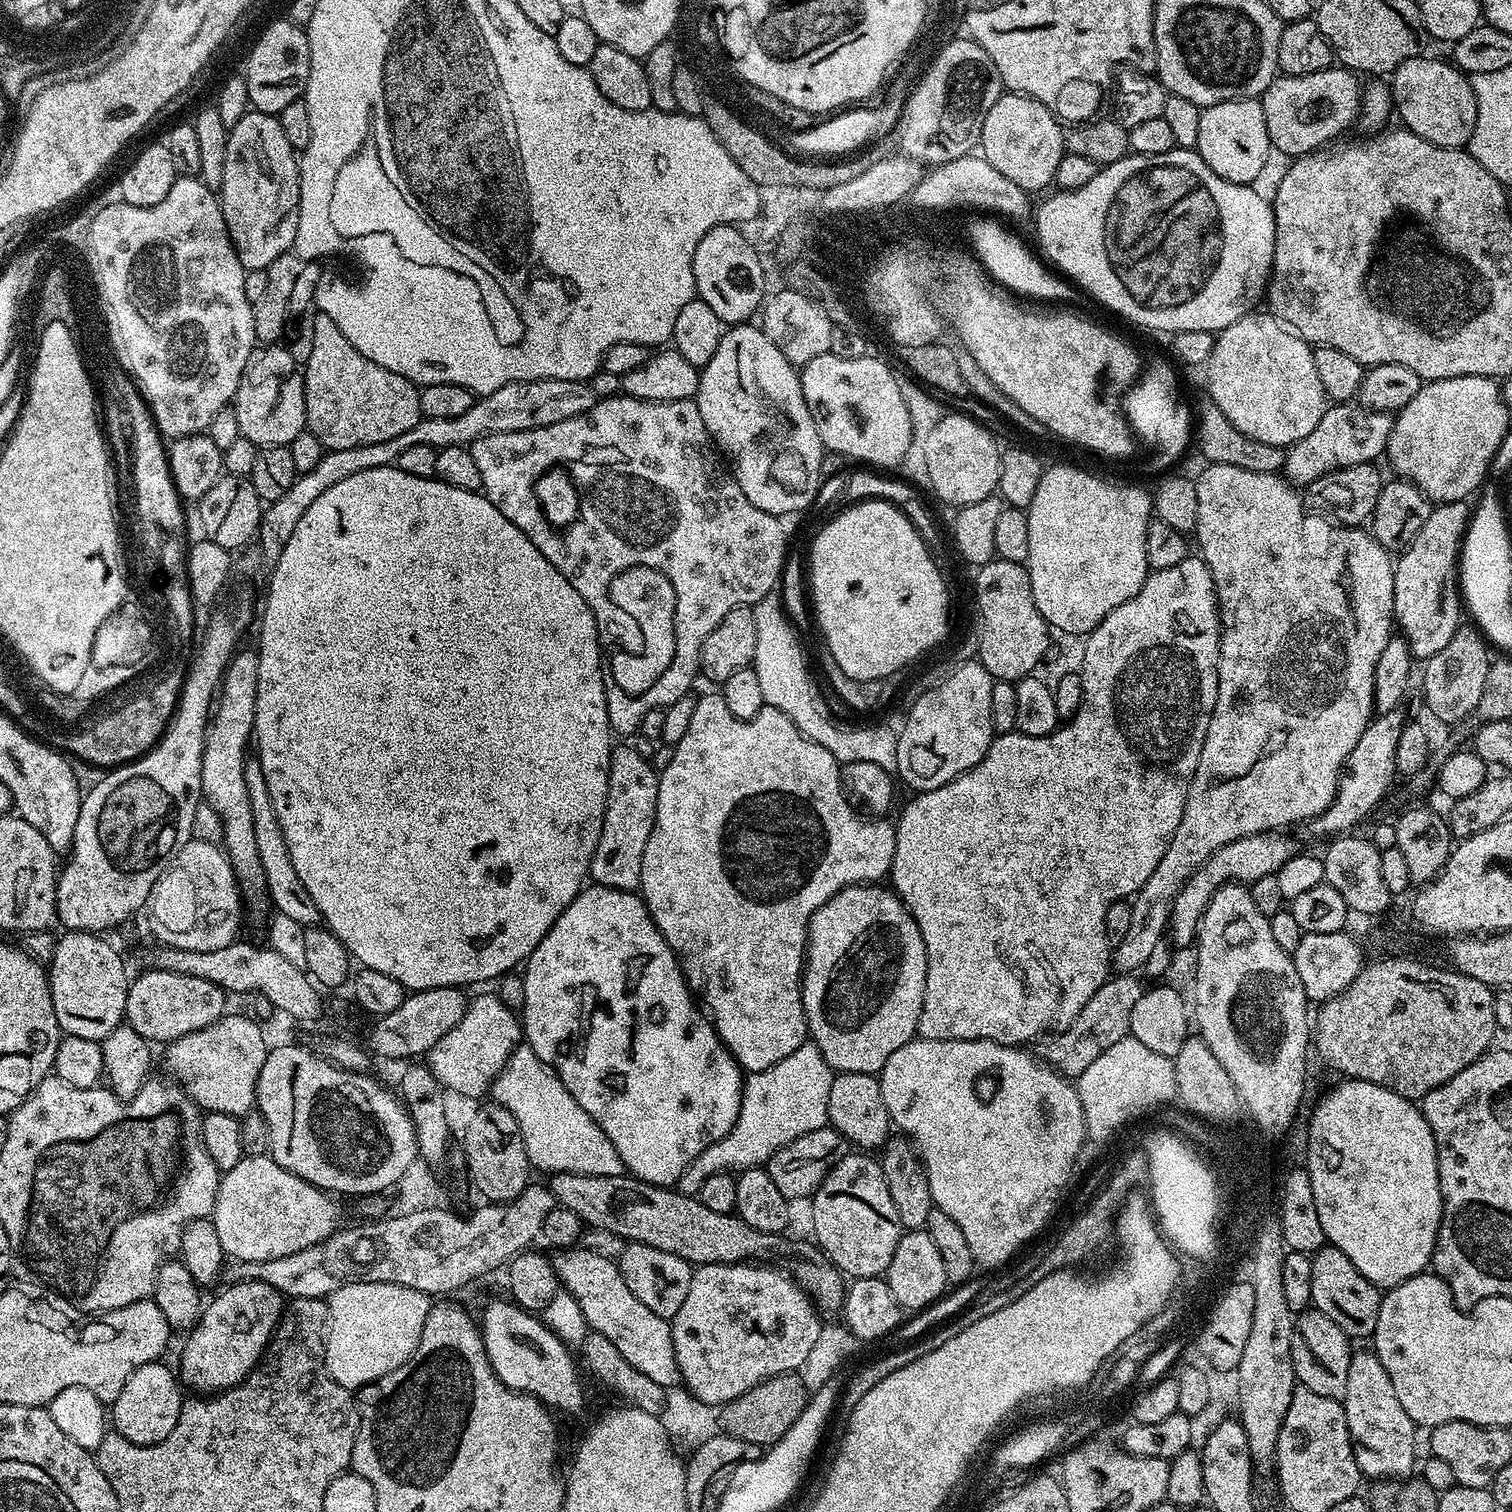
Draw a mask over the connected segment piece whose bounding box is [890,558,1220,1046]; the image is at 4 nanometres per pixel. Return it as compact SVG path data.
M1189 558L1166 570L1149 571L1142 590L1138 590L1134 598L1122 602L1118 610L1110 610L1096 629L1088 633L1083 644L1082 702L1071 720L1061 723L1048 736L1027 736L1019 730L993 735L982 762L946 782L946 786L913 795L913 800L901 810L900 820L895 821L896 845L890 884L908 913L915 918L928 959L922 1014L916 1027L919 1039L989 1040L1024 1046L1043 1028L1051 1024L1067 1026L1076 1019L1086 1002L1110 976L1106 910L1110 910L1115 900L1135 896L1146 878L1154 874L1158 862L1162 862L1162 854L1166 854L1166 846L1170 846L1174 830L1178 830L1178 822L1182 822L1188 787L1196 773L1214 702L1218 698L1220 608L1216 605L1216 587L1207 564L1203 559Z

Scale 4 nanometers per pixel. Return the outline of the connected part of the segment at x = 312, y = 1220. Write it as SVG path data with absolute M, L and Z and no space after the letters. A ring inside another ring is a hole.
M271 1155L245 1156L221 1175L220 1189L210 1219L214 1230L218 1230L222 1250L233 1261L286 1258L286 1254L298 1254L298 1250L306 1250L306 1246L314 1246L330 1238L341 1227L340 1208L332 1200L335 1199L324 1189L316 1188L310 1182L290 1174L290 1170L278 1166Z

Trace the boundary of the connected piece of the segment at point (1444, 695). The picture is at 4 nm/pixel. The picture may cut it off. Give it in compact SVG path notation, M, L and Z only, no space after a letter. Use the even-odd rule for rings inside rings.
M1461 626L1454 638L1450 638L1450 642L1446 642L1438 654L1429 656L1423 665L1424 700L1429 710L1444 724L1456 724L1467 716L1471 717L1482 698L1482 690L1486 690L1490 644L1478 627L1469 627Z

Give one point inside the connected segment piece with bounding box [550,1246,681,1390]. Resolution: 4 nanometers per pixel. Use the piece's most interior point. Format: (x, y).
(591, 1277)

